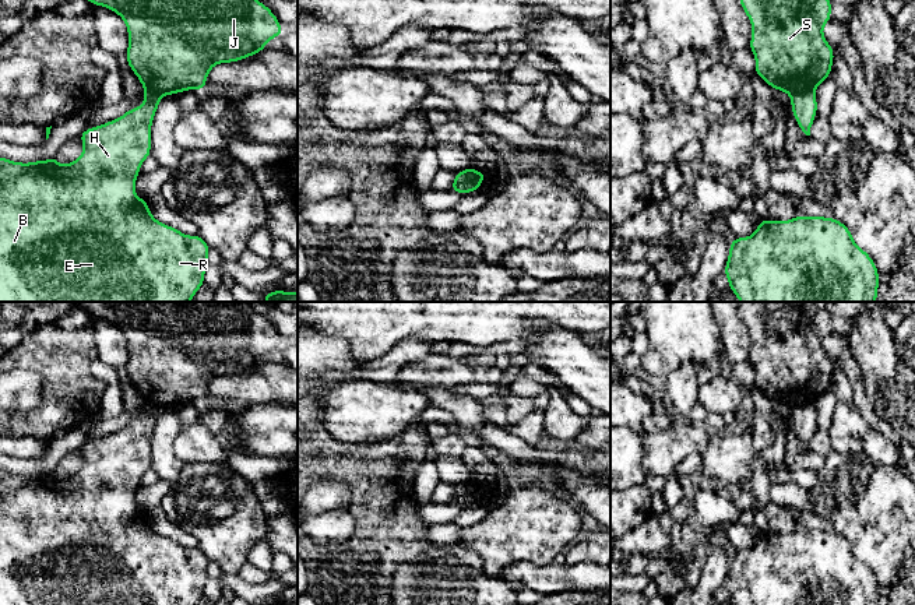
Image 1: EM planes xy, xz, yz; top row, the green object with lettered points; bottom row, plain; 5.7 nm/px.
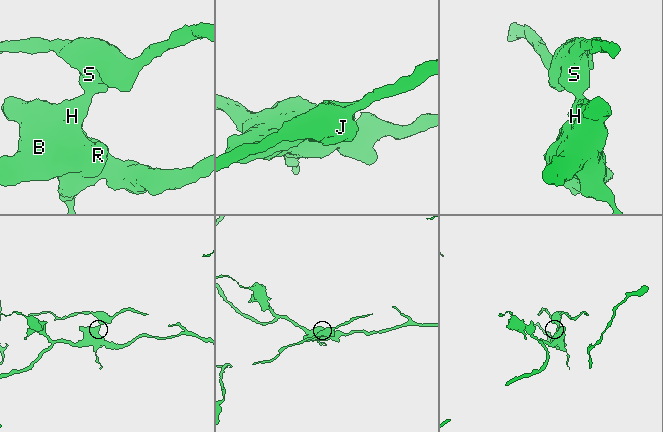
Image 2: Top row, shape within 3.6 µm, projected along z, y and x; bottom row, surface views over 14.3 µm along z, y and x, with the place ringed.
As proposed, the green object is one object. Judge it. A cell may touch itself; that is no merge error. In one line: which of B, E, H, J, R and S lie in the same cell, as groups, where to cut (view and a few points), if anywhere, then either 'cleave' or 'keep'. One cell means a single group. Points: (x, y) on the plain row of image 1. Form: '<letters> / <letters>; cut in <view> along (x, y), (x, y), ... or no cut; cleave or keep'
B E H R / J S; cut in xz along (465, 482), (472, 486), (475, 502); cleave

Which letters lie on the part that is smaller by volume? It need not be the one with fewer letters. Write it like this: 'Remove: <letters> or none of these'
Remove: J, S

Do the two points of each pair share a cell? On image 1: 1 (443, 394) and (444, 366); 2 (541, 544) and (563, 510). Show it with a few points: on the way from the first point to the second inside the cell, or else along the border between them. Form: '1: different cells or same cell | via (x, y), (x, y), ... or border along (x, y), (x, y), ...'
1: different cells | border along (450, 389), (421, 390)
2: same cell | via (541, 535), (555, 519)

